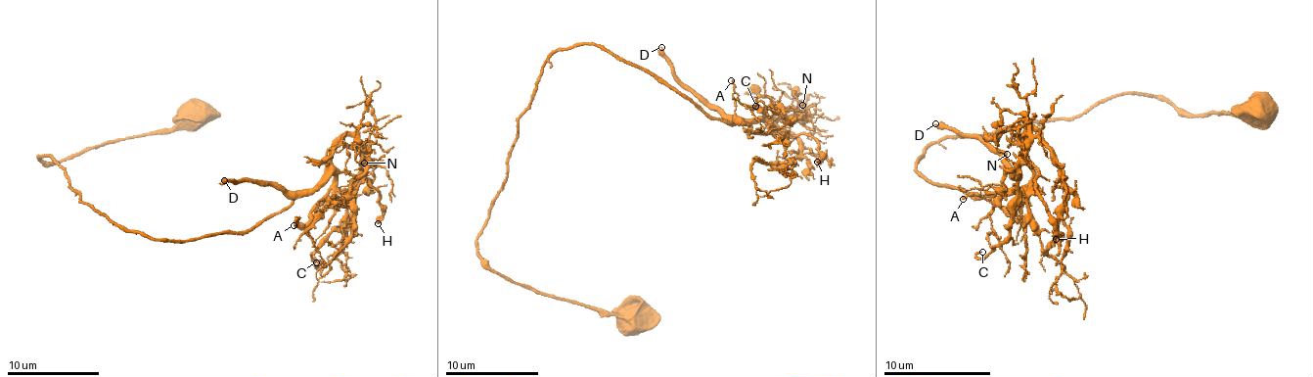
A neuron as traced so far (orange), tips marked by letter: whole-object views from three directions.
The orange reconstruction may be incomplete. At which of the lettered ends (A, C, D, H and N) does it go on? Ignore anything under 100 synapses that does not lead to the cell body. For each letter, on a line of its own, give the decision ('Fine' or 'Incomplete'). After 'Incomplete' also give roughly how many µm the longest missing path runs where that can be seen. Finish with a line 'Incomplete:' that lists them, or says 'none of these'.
A: Fine
C: Fine
D: Incomplete. Missing length about 45 µm
H: Fine
N: Fine
Incomplete: D

